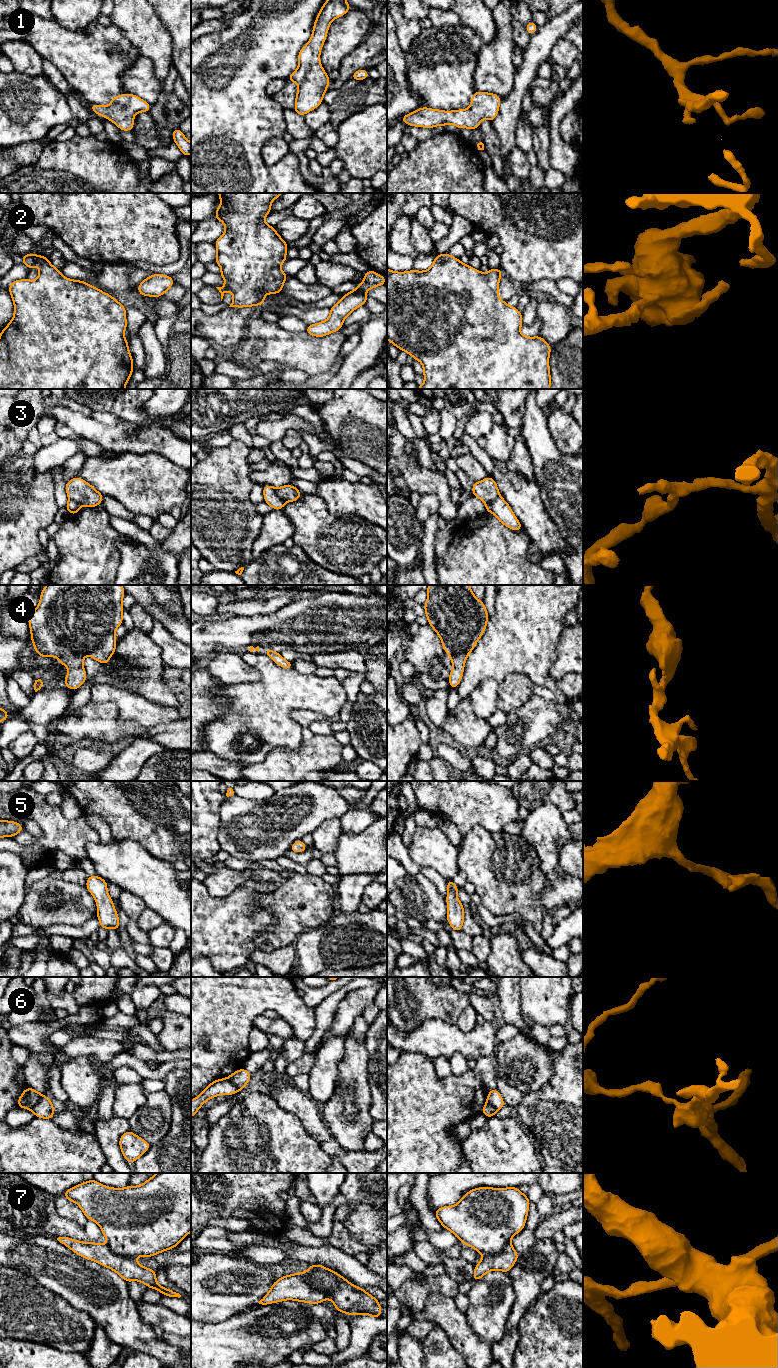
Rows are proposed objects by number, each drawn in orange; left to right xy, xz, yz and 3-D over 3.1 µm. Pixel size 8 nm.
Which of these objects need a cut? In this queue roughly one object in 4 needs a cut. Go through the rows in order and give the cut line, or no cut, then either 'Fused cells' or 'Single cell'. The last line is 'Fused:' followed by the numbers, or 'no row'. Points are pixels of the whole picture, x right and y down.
1: No split. Single cell
2: No split. Single cell
3: Split along xz (274, 488), (277, 495), (285, 502). Fused cells
4: No split. Single cell
5: No split. Single cell
6: Split along xy (42, 1094), (41, 1098), (30, 1109). Fused cells
7: Split along xz (303, 1272), (308, 1283), (321, 1290), (327, 1297). Fused cells
Fused: 3, 6, 7

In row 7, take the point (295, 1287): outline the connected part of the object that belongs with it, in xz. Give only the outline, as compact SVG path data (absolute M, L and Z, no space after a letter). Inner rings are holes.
M302 1272L280 1277L258 1303L267 1305L284 1300L294 1300L308 1304L320 1304L325 1299L327 1299L327 1295L311 1287L306 1274Z

